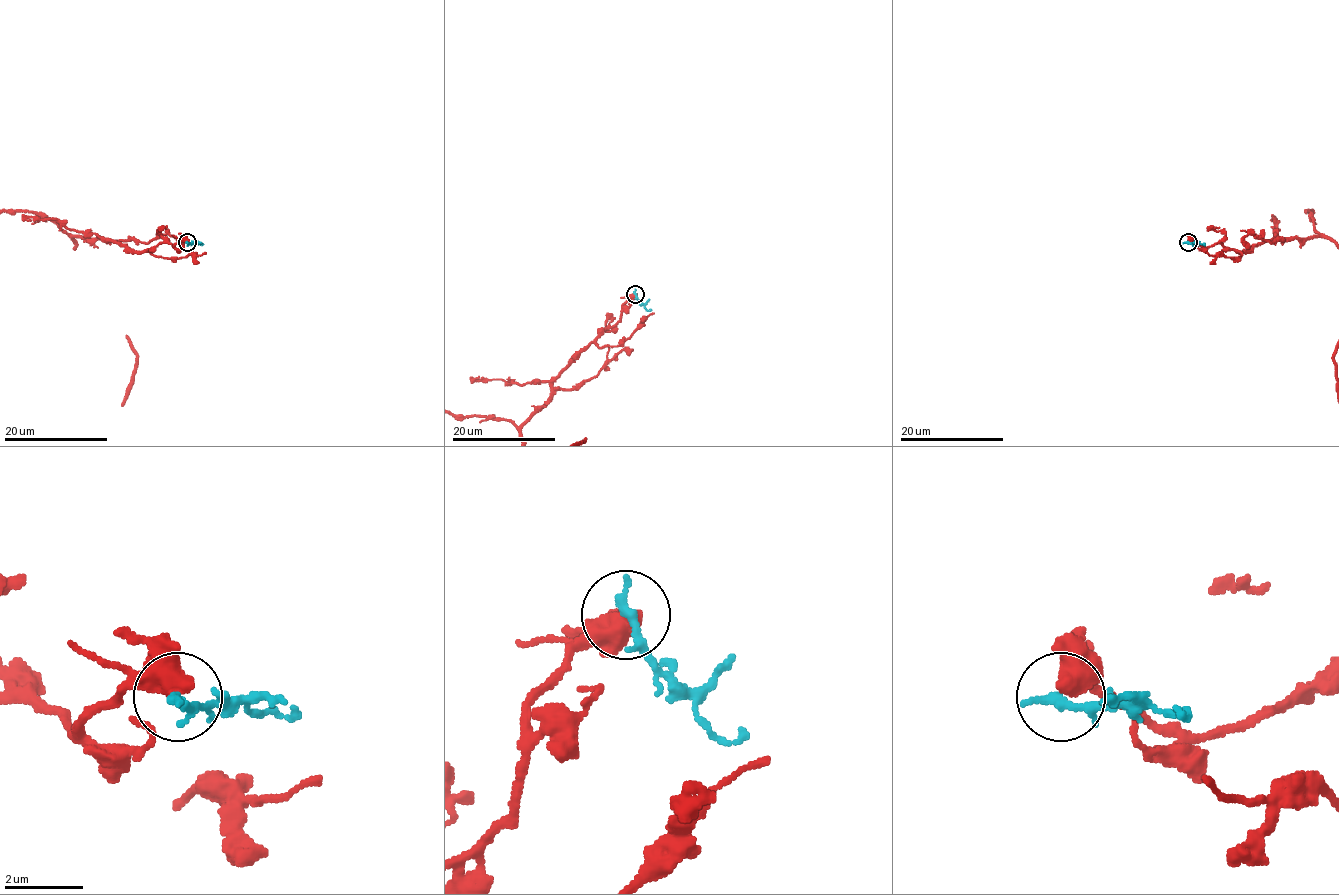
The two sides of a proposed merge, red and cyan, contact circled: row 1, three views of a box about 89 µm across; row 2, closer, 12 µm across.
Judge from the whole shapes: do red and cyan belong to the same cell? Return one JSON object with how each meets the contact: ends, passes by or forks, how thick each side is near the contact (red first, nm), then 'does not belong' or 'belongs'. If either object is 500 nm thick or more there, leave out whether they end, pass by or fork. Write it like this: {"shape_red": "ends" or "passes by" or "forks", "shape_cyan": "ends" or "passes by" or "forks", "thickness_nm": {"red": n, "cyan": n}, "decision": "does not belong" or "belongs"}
{"shape_red": "passes by", "shape_cyan": "passes by", "thickness_nm": {"red": 480, "cyan": 200}, "decision": "does not belong"}

